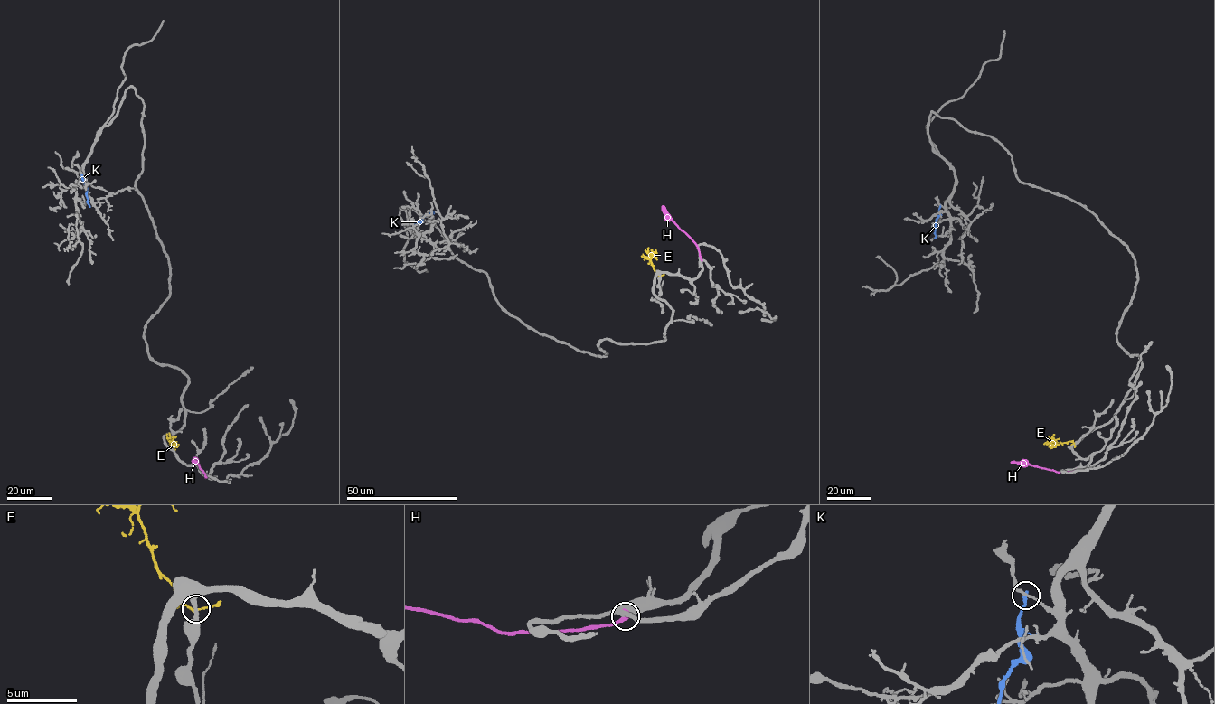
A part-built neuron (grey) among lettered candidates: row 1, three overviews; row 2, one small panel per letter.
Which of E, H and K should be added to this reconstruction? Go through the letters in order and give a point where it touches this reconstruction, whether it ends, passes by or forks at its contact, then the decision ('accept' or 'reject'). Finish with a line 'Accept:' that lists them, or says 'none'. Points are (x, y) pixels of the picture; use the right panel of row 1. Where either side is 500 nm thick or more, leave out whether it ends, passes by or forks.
E: meets grey at (1074, 445); it forks there; reject
H: meets grey at (1077, 469); it ends there; reject
K: meets grey at (940, 205); it ends there; reject
Accept: none

